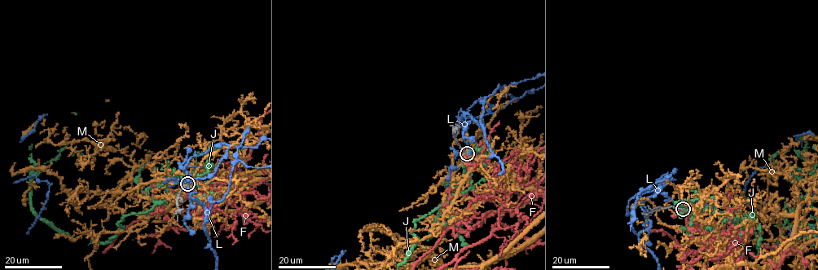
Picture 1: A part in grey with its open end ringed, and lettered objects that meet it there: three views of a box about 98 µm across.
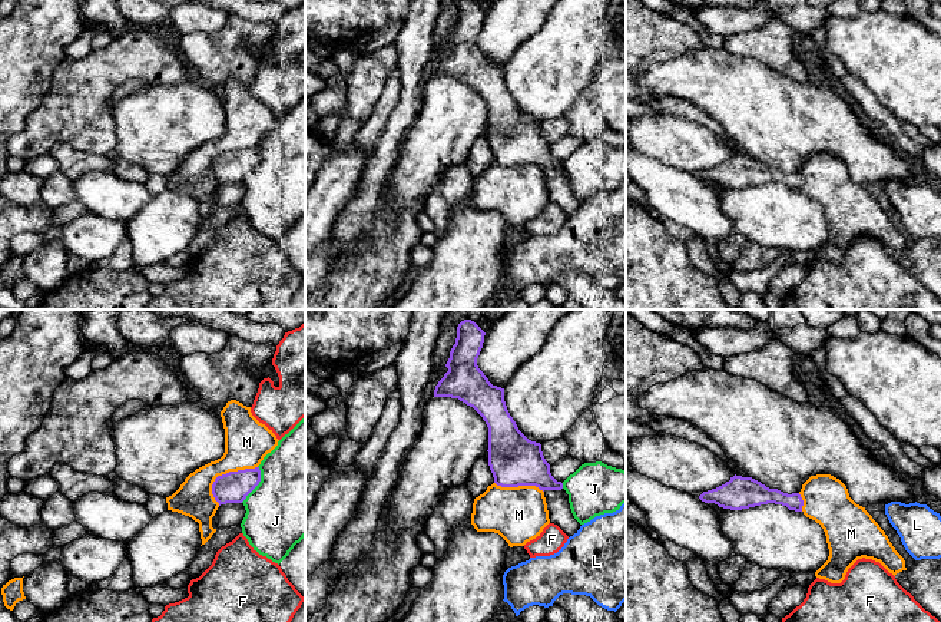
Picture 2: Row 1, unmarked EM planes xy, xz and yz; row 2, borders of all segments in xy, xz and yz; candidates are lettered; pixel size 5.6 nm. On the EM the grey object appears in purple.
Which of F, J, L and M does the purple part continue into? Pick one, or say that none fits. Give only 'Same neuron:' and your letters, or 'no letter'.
Same neuron: no letter

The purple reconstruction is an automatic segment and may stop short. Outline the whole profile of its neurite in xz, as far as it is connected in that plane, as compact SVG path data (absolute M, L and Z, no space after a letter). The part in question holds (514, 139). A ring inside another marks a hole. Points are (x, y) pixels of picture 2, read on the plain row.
M461 0L458 3L455 23L445 43L448 50L435 64L434 76L458 77L483 96L488 106L488 145L497 165L536 165L543 171L561 169L563 162L551 155L550 143L541 130L541 123L529 119L510 95L504 80L504 67L493 64L478 47L477 37L483 27L484 14L486 11L474 0Z

